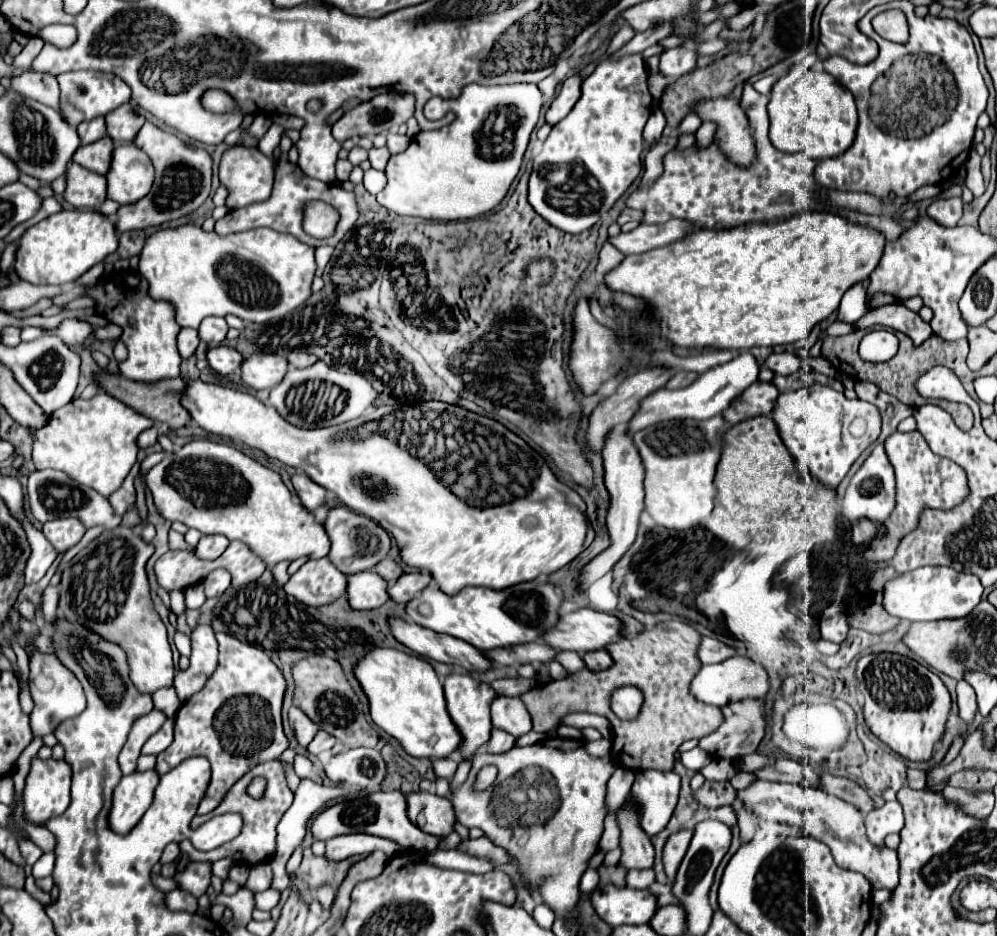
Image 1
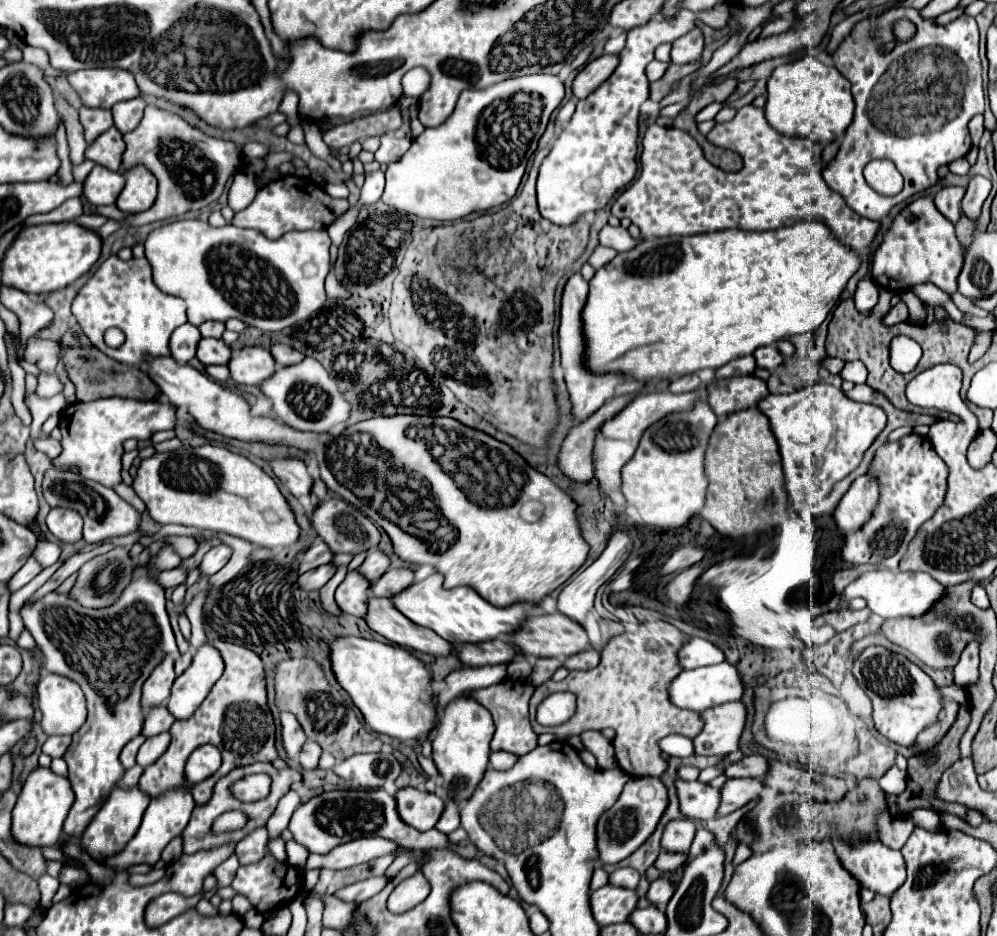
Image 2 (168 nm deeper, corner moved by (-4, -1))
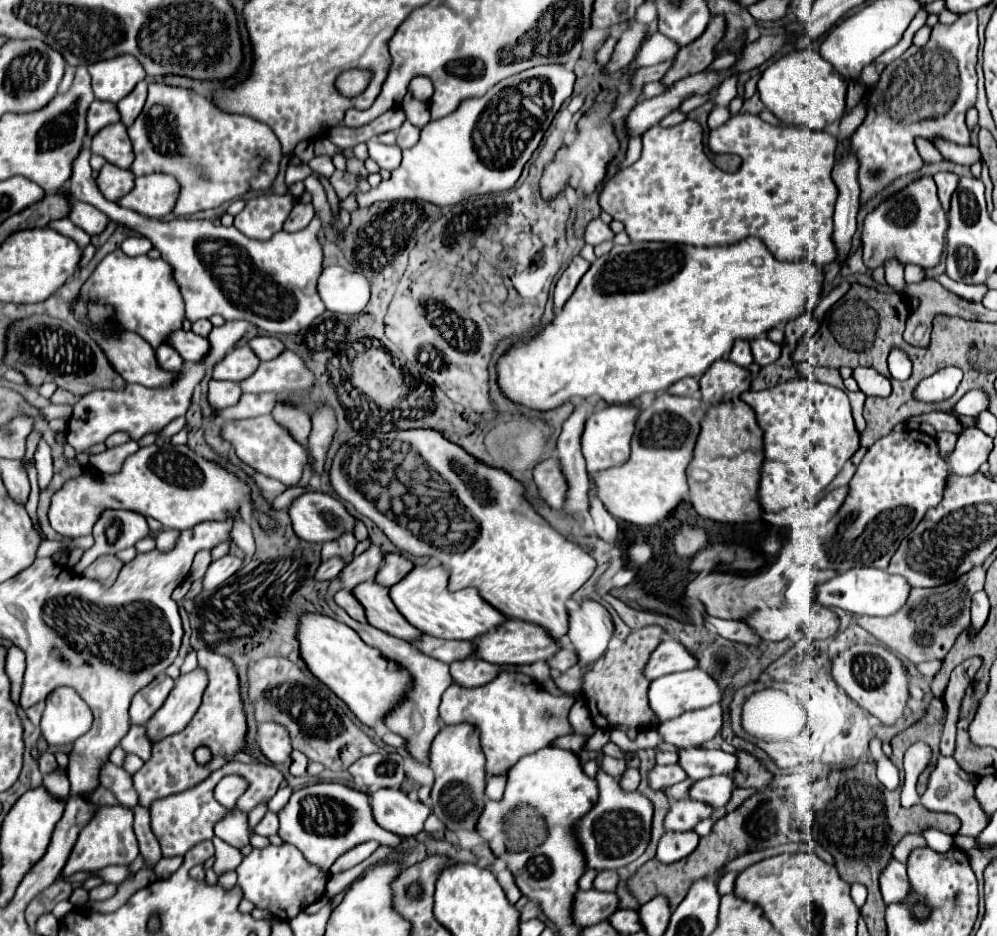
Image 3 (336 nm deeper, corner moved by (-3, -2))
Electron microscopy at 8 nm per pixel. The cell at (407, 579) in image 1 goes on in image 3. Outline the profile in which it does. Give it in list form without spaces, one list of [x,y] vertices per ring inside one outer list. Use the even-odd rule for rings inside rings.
[[[385,553],[383,565],[377,571],[375,581],[379,585],[393,587],[395,583],[399,583],[409,573],[409,569],[413,569],[413,563],[409,559],[405,559],[401,553]]]

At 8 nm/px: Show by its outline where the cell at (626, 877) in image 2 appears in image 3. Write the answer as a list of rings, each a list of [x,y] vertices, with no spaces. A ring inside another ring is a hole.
[[[599,871],[597,877],[593,879],[593,885],[599,891],[615,891],[617,881],[619,881],[617,871]]]

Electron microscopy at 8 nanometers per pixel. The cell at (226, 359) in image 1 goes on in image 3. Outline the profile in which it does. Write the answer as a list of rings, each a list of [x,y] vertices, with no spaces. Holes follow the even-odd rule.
[[[177,329],[167,337],[167,345],[173,345],[177,353],[183,357],[183,361],[201,361],[209,351],[209,341],[205,337],[199,337],[191,331]]]

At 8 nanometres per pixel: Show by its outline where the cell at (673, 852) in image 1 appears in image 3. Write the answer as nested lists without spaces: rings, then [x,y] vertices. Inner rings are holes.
[[[679,799],[671,803],[671,809],[665,817],[667,831],[691,831],[701,819],[709,817],[715,809],[711,805],[701,805],[701,801]]]

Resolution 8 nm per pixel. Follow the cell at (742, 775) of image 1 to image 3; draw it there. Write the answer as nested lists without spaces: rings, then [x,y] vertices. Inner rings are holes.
[[[687,778],[685,781],[675,784],[666,789],[665,793],[668,797],[674,797],[676,799],[686,798],[688,797],[688,791],[693,783],[693,780]]]

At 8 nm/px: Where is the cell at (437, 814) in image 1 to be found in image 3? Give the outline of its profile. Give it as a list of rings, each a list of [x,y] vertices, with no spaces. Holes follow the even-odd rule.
[[[377,789],[371,795],[373,819],[383,829],[395,835],[417,835],[429,817],[429,807],[421,801],[411,801],[401,789]]]

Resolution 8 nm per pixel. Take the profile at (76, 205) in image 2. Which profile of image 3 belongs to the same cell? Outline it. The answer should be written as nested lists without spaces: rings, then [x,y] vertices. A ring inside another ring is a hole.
[[[75,201],[73,207],[71,207],[71,213],[69,213],[69,219],[73,221],[73,225],[81,227],[85,233],[89,235],[99,235],[105,231],[107,223],[109,223],[109,217],[105,213],[101,213],[99,209],[95,209],[93,205],[89,203],[81,203],[81,201]]]

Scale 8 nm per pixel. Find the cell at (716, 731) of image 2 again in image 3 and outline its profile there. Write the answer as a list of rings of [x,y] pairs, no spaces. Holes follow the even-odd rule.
[[[711,705],[669,719],[661,723],[657,731],[663,743],[685,749],[685,747],[701,747],[705,741],[709,741],[713,735],[721,731],[721,723],[723,723],[721,705]]]

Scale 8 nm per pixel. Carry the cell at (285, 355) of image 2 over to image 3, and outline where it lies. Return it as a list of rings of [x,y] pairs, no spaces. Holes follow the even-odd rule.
[[[269,335],[251,339],[251,341],[249,341],[249,347],[253,349],[253,353],[255,353],[261,361],[269,361],[269,359],[277,357],[277,355],[285,349],[285,345],[283,345],[277,337],[269,337]]]

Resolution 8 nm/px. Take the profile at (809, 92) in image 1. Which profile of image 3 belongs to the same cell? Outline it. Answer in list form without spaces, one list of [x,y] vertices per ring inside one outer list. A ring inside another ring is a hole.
[[[803,49],[791,51],[773,61],[757,83],[763,105],[787,125],[799,125],[813,131],[821,131],[827,125],[839,121],[845,113],[847,81],[825,61],[817,51]]]

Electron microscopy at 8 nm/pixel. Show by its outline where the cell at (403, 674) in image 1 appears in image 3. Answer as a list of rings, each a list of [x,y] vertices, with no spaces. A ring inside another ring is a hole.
[[[301,613],[297,641],[307,669],[321,683],[325,683],[361,723],[369,727],[383,721],[383,717],[411,687],[411,677],[401,665],[383,657],[379,649],[365,645],[365,641],[351,627],[333,617],[321,613]]]

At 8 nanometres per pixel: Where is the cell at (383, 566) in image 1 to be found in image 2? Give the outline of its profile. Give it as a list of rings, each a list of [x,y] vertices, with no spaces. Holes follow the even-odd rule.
[[[374,550],[374,552],[368,554],[368,558],[364,560],[364,564],[362,564],[358,570],[360,570],[370,582],[374,582],[374,580],[380,580],[380,578],[386,574],[388,568],[390,568],[390,558],[388,558],[384,552]]]

